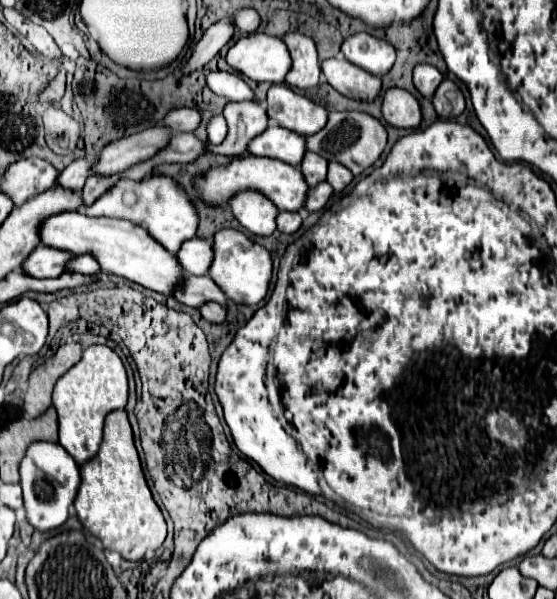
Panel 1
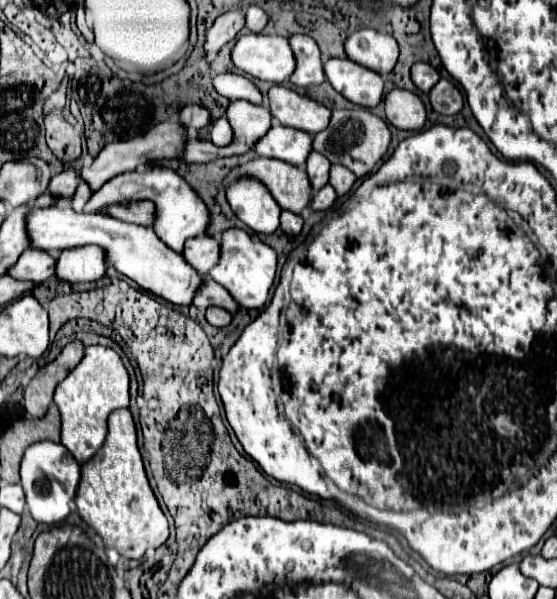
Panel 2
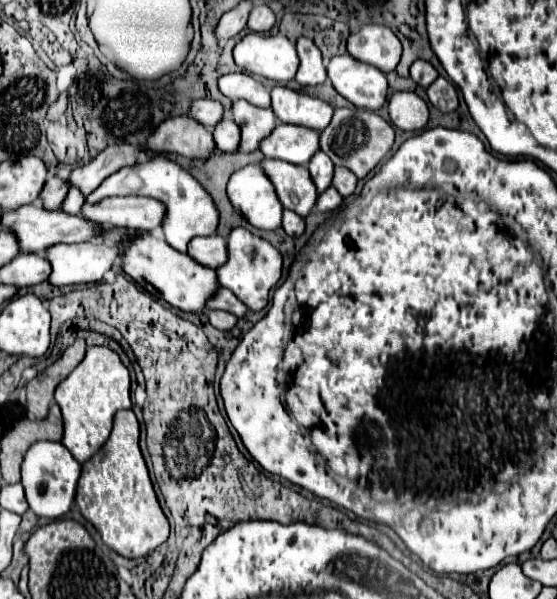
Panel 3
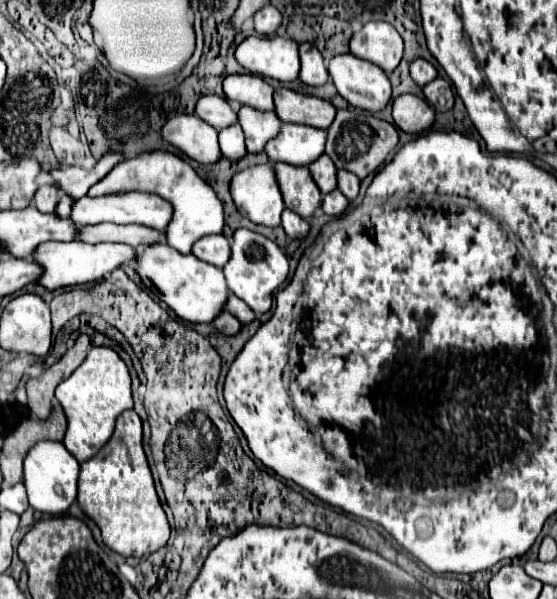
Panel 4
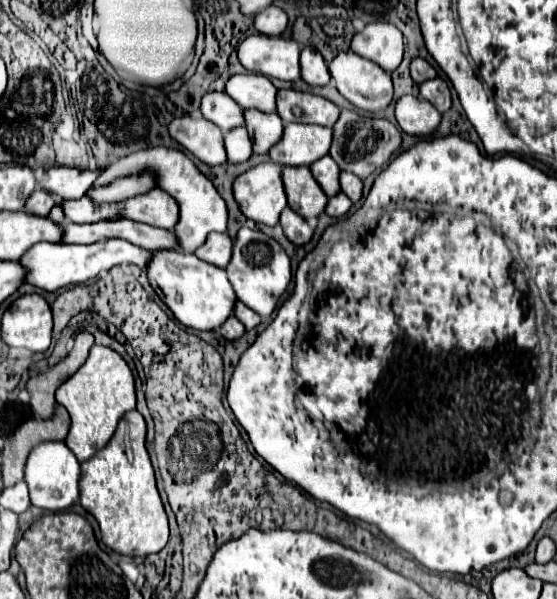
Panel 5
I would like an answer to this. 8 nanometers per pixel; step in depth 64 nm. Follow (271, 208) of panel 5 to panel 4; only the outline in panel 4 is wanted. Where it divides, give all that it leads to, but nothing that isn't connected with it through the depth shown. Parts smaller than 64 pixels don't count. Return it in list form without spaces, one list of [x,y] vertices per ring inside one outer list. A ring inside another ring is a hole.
[[[270,162],[238,172],[232,178],[230,194],[238,212],[254,224],[264,224],[270,228],[280,226],[284,200]]]

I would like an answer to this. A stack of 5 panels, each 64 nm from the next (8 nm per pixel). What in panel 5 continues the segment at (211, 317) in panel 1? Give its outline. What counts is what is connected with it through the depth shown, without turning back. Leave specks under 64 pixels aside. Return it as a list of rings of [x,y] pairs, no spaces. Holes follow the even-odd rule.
[[[228,318],[222,326],[220,326],[220,330],[218,330],[226,340],[238,340],[244,332],[246,332],[246,328],[242,326],[242,322],[238,322],[238,318]]]

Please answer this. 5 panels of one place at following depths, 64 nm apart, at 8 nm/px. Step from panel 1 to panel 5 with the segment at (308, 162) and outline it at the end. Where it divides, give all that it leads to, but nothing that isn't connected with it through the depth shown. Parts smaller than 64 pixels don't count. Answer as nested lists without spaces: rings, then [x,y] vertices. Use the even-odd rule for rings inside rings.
[[[326,154],[324,158],[316,160],[312,166],[310,166],[314,178],[318,180],[318,184],[322,186],[322,190],[326,192],[326,196],[334,196],[334,194],[340,194],[340,182],[338,182],[338,174],[340,174],[340,168],[338,164]]]

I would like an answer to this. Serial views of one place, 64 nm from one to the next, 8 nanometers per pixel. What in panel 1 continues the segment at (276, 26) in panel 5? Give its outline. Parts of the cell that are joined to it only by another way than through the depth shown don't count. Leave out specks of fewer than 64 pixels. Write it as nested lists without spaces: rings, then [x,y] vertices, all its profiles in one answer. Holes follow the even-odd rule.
[[[246,8],[246,10],[240,10],[240,12],[234,16],[234,22],[236,22],[236,28],[238,28],[240,32],[250,34],[250,32],[256,32],[256,30],[260,28],[262,18],[260,18],[260,14],[258,14],[256,10]]]

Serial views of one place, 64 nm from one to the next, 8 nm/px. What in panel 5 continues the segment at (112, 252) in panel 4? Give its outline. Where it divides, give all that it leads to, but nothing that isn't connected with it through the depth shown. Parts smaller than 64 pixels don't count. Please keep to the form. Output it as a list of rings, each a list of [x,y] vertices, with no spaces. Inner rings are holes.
[[[106,240],[106,242],[94,242],[94,244],[52,244],[52,242],[38,242],[34,244],[22,258],[20,264],[26,270],[24,282],[32,284],[36,288],[42,288],[46,292],[56,292],[64,286],[84,284],[90,278],[98,276],[100,272],[110,270],[118,264],[136,264],[140,268],[146,268],[146,262],[152,258],[150,250],[142,250],[140,246],[132,246],[126,240]]]

